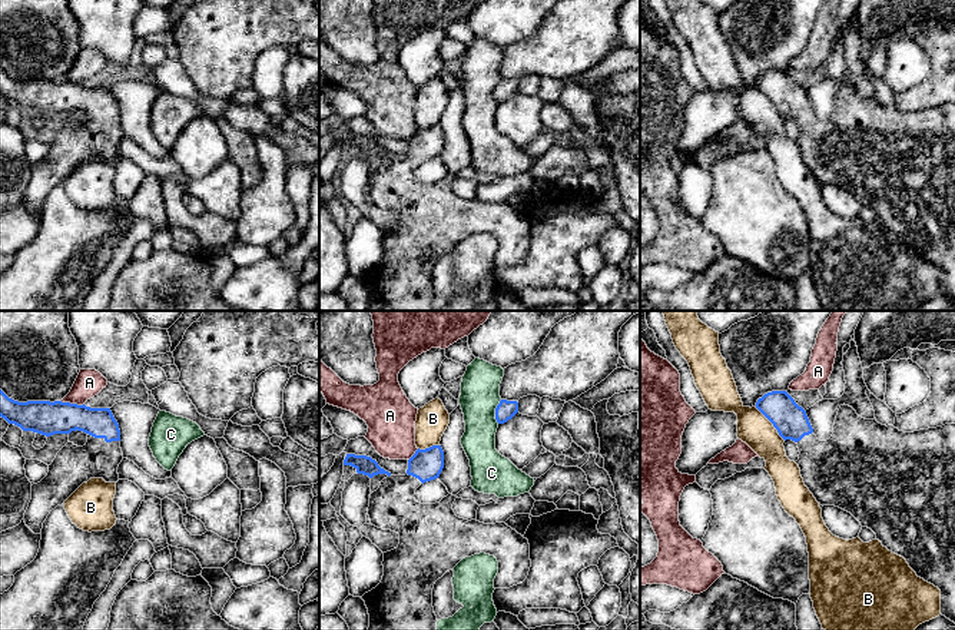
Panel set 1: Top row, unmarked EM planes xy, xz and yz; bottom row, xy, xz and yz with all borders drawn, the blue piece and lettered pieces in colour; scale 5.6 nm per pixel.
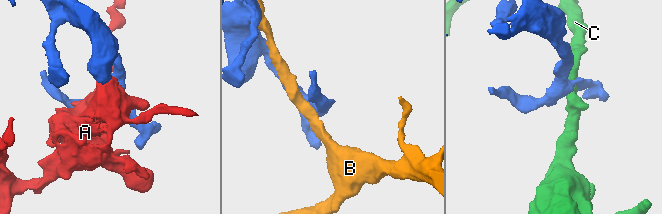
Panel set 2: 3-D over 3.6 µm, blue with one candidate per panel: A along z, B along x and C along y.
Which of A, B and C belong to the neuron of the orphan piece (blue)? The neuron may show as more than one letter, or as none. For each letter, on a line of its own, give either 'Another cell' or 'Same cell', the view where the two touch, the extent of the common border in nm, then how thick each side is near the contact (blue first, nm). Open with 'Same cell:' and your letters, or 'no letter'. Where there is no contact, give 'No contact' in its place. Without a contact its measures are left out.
Same cell: no letter
A: Another cell. Touches blue in xy. Shared border 140 nm. Thickness 190 nm (blue) against 160 nm
B: Another cell. Touches blue in yz. Shared border 260 nm. Thickness 190 nm (blue) against 190 nm
C: Another cell. Touches blue in xz. Shared border 140 nm. Thickness 110 nm (blue) against 220 nm

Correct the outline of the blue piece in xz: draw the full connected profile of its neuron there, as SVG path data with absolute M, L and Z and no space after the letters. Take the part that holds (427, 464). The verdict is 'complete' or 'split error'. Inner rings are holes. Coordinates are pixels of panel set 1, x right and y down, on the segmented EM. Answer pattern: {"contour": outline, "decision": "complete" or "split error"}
{"contour": "M441 445L417 450L408 460L405 475L389 475L371 494L368 515L371 524L399 534L397 548L384 553L384 576L381 583L365 593L369 614L368 630L437 630L437 616L432 607L432 588L438 578L452 570L462 558L485 553L498 561L494 588L510 588L523 583L530 571L528 540L505 523L484 524L455 515L452 504L455 495L448 494L440 503L421 504L414 498L415 490L440 477L444 468Z", "decision": "split error"}

